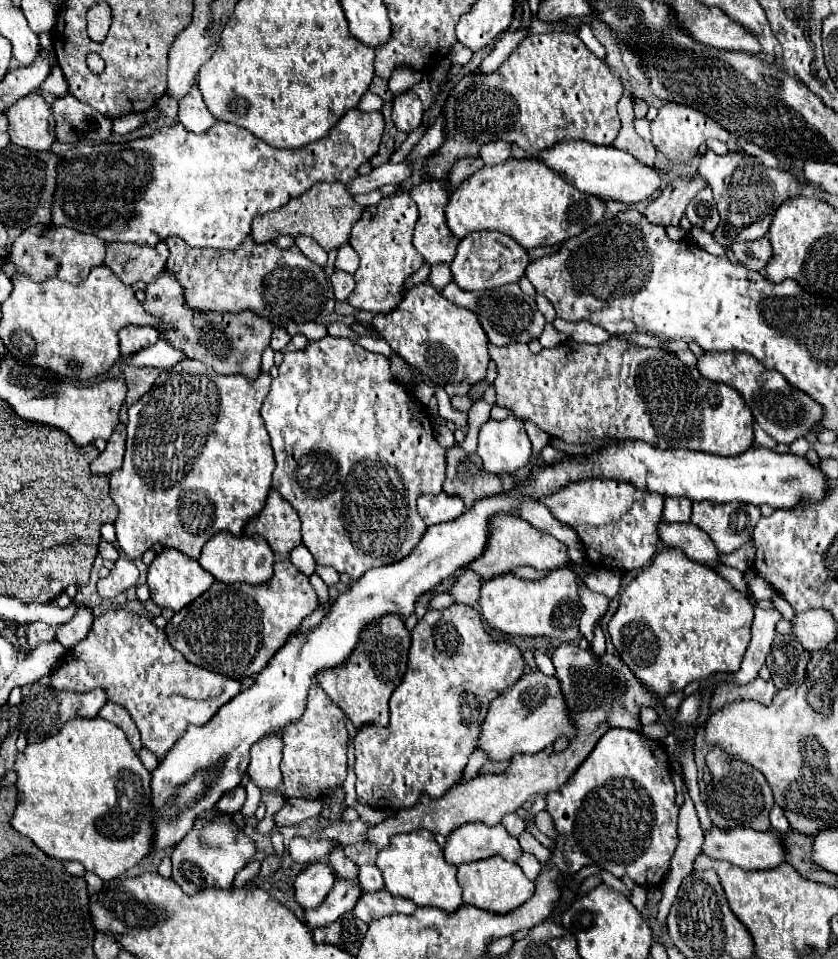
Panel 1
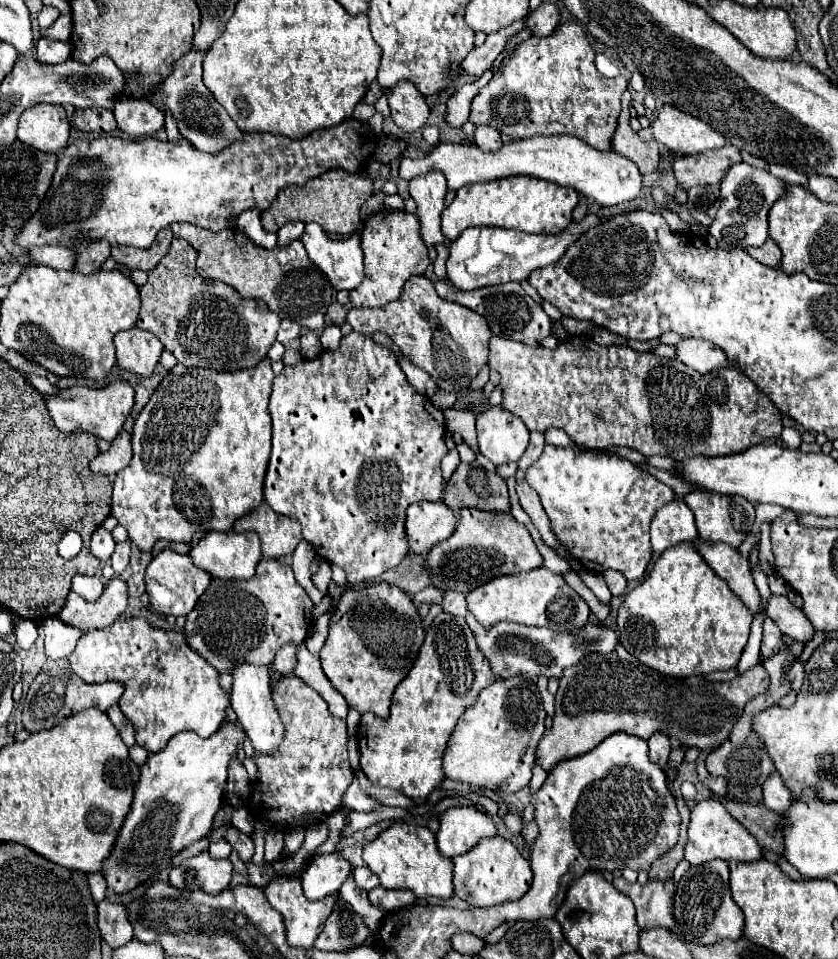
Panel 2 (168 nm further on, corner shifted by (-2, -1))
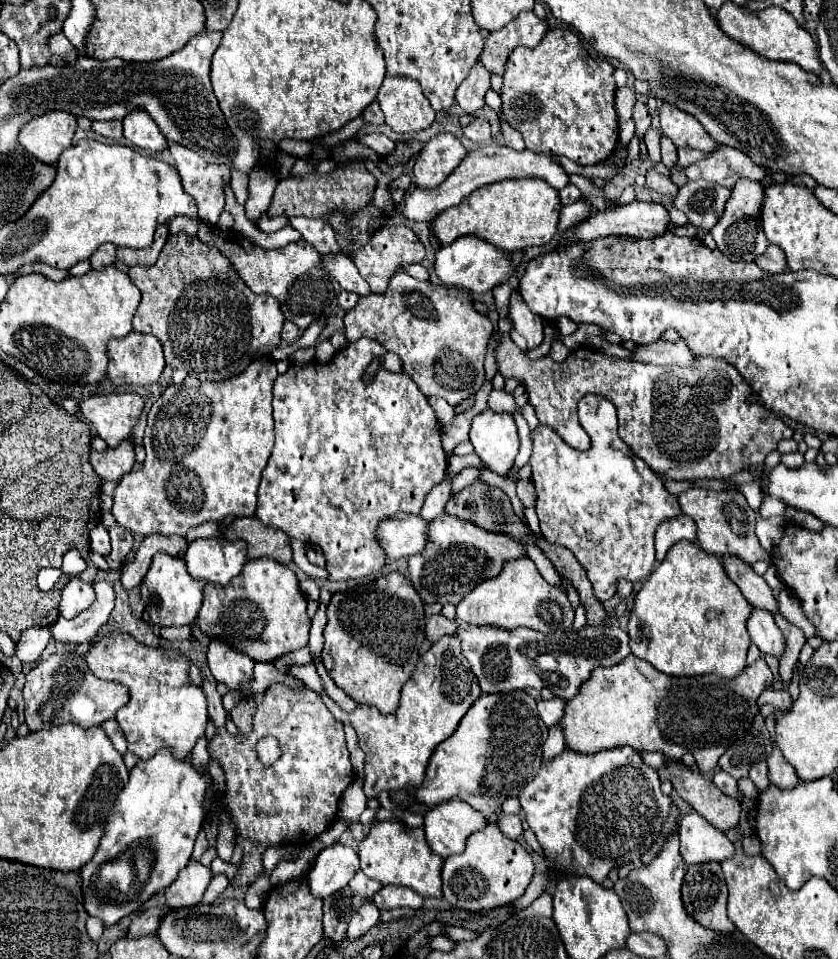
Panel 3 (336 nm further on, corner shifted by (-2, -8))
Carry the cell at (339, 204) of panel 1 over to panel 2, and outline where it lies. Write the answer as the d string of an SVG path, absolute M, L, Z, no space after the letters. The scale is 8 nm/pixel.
M327 171L317 179L311 179L305 187L285 187L273 201L269 211L261 213L261 225L267 233L277 233L287 221L319 223L331 237L353 235L361 227L361 205L373 195L373 181L365 173L349 175L345 171Z

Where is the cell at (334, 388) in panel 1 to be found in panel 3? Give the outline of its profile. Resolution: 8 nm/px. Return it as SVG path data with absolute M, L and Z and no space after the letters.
M361 338L359 342L347 344L341 348L331 362L321 364L317 360L309 364L291 364L287 374L277 376L275 386L273 386L273 420L275 420L275 448L269 458L267 468L263 470L261 476L261 486L259 486L259 502L255 516L265 522L267 526L279 528L291 538L299 538L307 546L319 546L327 558L327 572L329 580L351 580L351 578L363 578L379 572L385 564L385 552L377 542L373 542L373 530L377 530L377 522L383 522L385 518L395 516L397 512L407 512L407 514L419 514L425 496L431 492L433 486L437 486L447 472L447 454L443 452L441 446L441 426L433 414L433 408L427 402L427 396L421 394L419 386L411 380L405 378L405 374L395 374L389 370L377 370L371 382L361 382L361 372L371 364L371 360L379 354L383 354L377 346L377 342L369 342L369 338Z

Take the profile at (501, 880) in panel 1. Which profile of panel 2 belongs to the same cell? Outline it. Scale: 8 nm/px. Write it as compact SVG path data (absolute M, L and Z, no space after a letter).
M495 835L493 839L483 839L477 847L473 847L473 851L457 855L451 861L455 863L453 867L455 895L467 901L471 907L491 907L505 901L517 901L529 891L533 883L529 861L515 849L511 841L499 835Z

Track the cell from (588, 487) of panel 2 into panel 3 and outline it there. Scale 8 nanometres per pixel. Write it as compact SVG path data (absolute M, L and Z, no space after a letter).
M595 394L583 396L579 402L579 424L591 438L591 448L585 452L565 444L561 436L553 432L549 426L539 424L535 430L531 430L533 438L531 480L537 490L535 510L541 522L541 534L549 542L561 544L577 556L577 560L587 570L595 596L601 602L605 602L615 596L619 580L637 582L651 572L655 562L655 548L653 548L655 530L661 522L677 518L681 514L681 508L677 498L667 492L663 480L649 466L645 466L645 462L641 462L641 458L633 454L633 450L619 438L615 406L607 398Z

